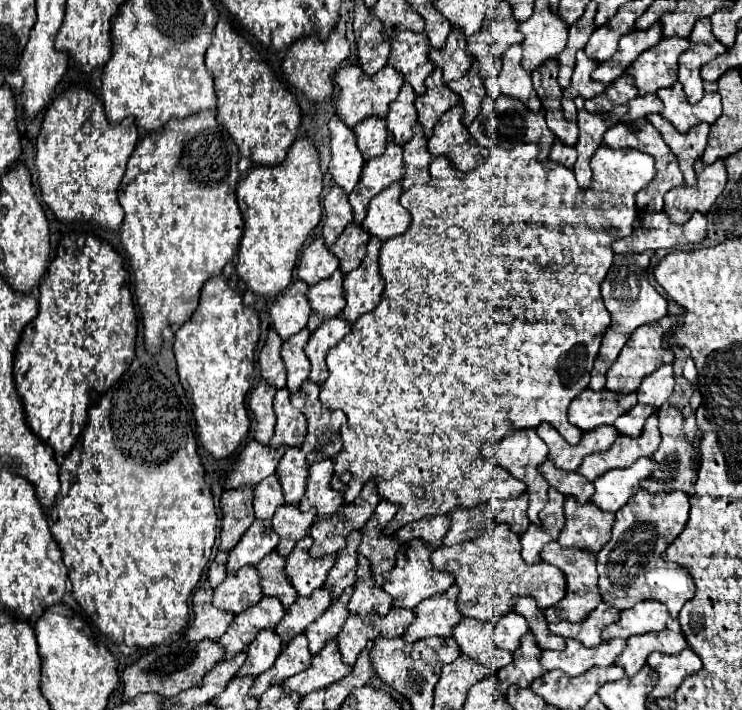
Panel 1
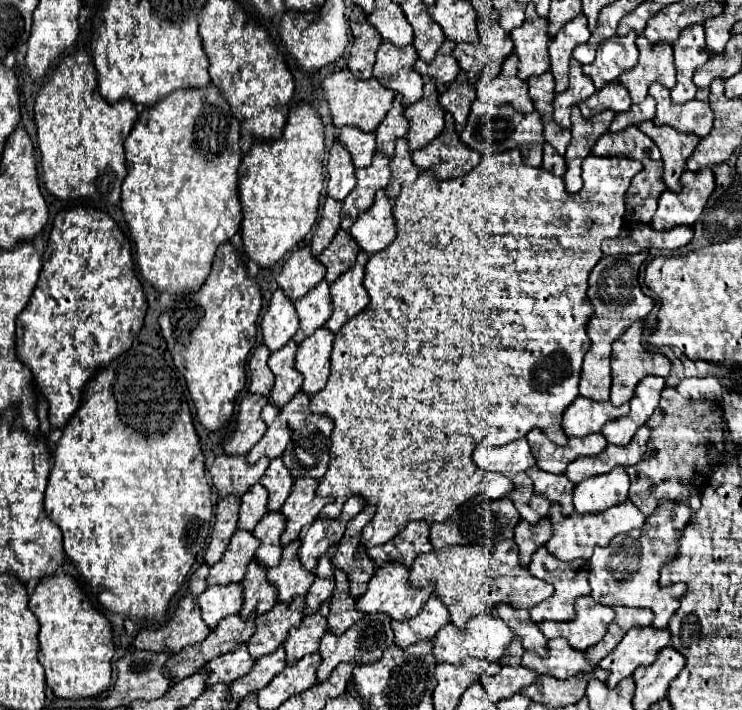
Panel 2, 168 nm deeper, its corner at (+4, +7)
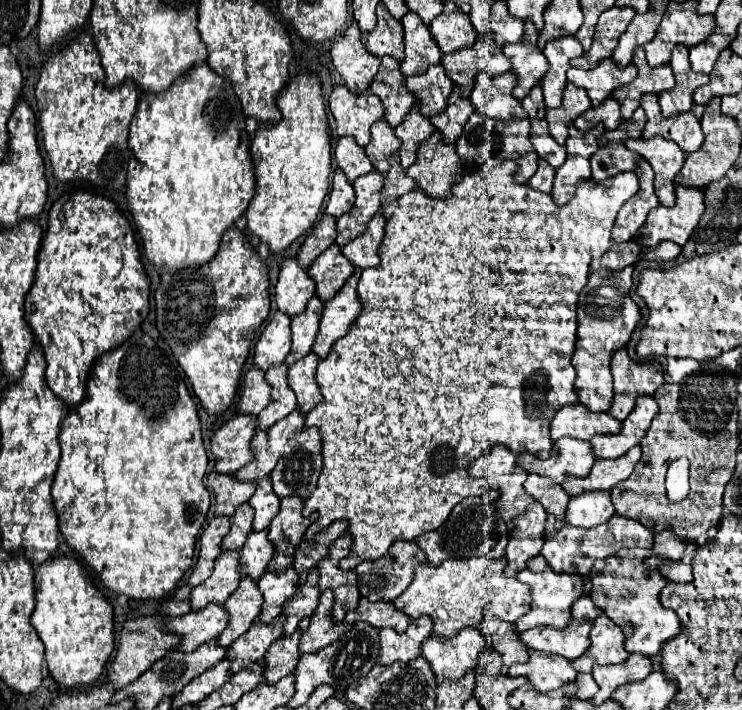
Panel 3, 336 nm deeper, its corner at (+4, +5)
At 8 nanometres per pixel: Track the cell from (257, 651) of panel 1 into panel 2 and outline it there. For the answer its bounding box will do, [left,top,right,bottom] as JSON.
[204,644,254,688]

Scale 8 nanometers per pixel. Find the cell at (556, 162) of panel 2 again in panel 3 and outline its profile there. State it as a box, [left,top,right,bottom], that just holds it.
[530,158,554,192]

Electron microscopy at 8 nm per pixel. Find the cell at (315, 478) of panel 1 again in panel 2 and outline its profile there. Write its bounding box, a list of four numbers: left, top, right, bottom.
[282,478,328,546]

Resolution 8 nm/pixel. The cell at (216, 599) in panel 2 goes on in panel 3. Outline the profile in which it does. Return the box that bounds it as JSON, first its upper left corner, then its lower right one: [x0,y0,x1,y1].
[168,604,228,652]

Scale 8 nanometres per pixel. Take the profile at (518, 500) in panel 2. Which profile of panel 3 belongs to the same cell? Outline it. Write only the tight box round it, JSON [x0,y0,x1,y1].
[468,444,534,526]

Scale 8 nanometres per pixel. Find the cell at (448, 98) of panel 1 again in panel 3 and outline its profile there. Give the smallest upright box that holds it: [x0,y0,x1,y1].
[394,104,434,168]

